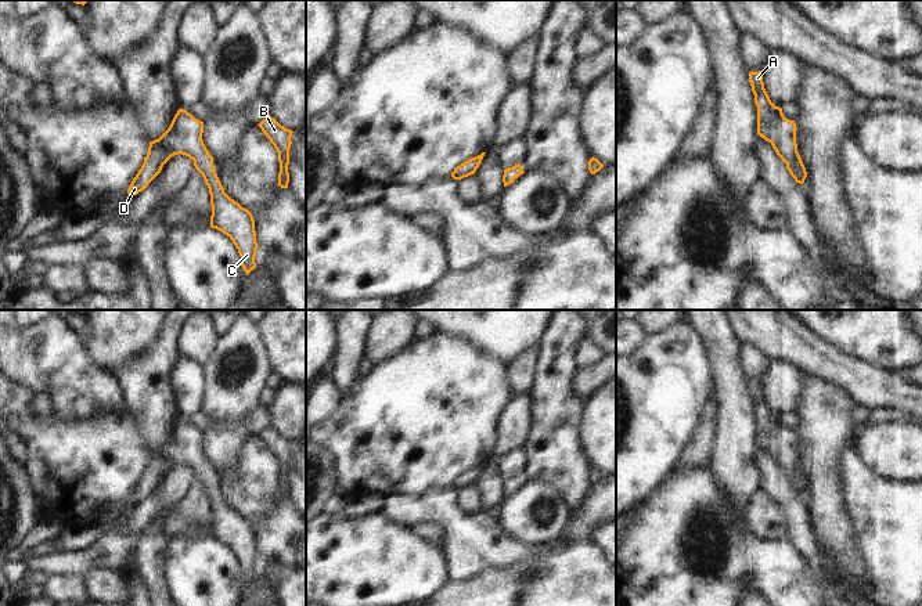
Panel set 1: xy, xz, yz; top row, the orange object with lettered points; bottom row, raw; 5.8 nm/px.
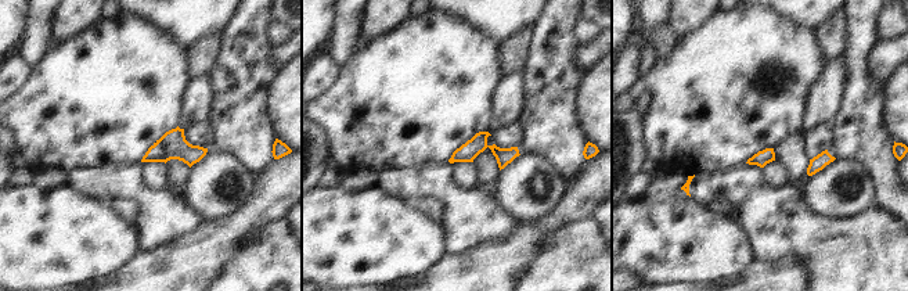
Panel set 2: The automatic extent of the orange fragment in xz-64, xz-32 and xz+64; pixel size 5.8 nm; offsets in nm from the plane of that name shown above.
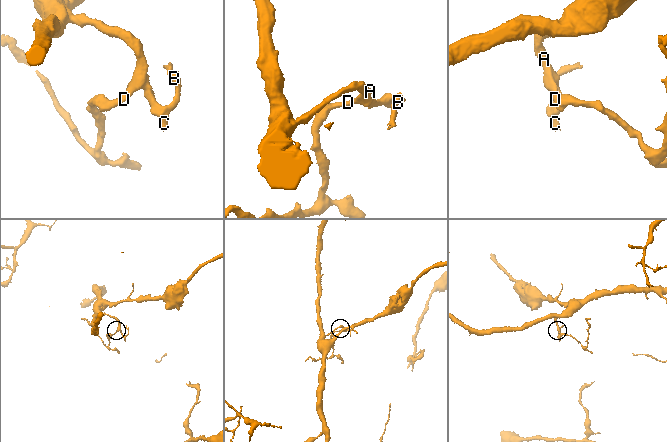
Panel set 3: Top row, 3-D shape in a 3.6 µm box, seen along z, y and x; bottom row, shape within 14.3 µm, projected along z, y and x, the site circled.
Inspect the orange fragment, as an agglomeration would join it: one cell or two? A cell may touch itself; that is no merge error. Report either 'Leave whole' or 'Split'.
Leave whole.

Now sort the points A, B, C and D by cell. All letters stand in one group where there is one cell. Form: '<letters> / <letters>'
A B C D

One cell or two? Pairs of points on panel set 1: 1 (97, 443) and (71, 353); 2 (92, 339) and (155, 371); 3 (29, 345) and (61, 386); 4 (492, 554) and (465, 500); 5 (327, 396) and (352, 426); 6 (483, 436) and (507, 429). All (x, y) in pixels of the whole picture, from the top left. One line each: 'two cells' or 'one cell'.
1: two cells
2: two cells
3: one cell
4: two cells
5: two cells
6: two cells

